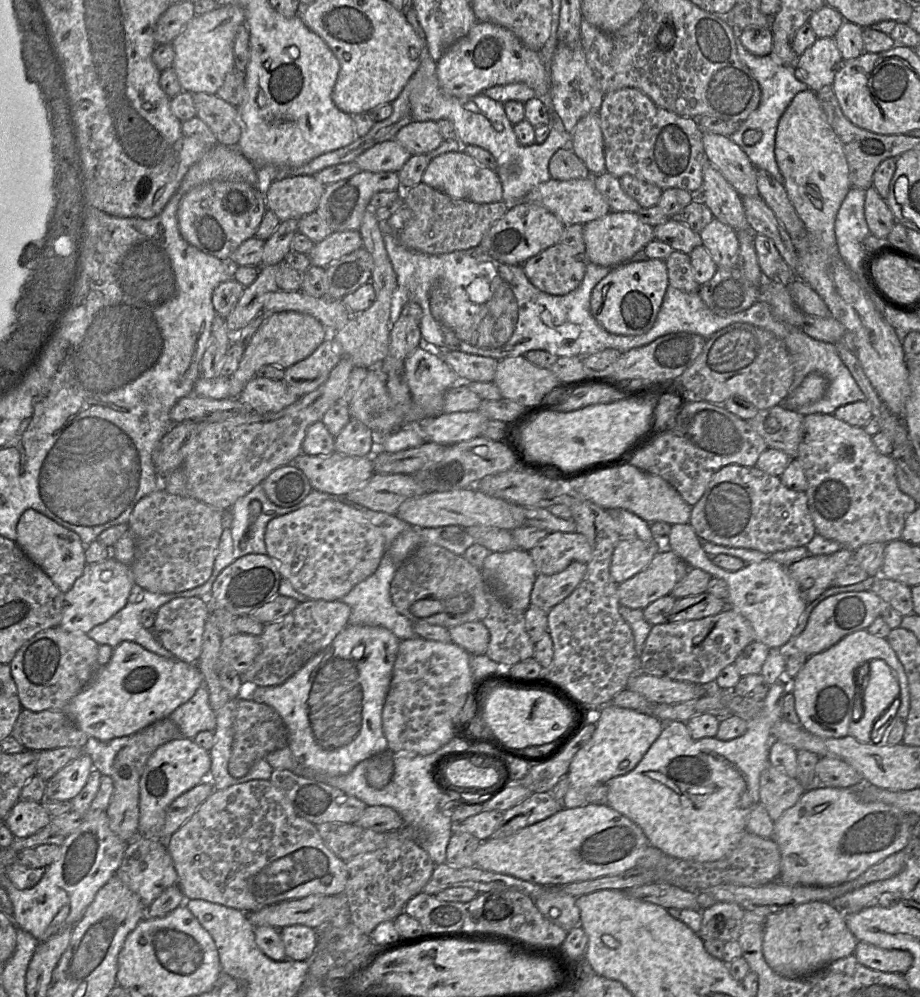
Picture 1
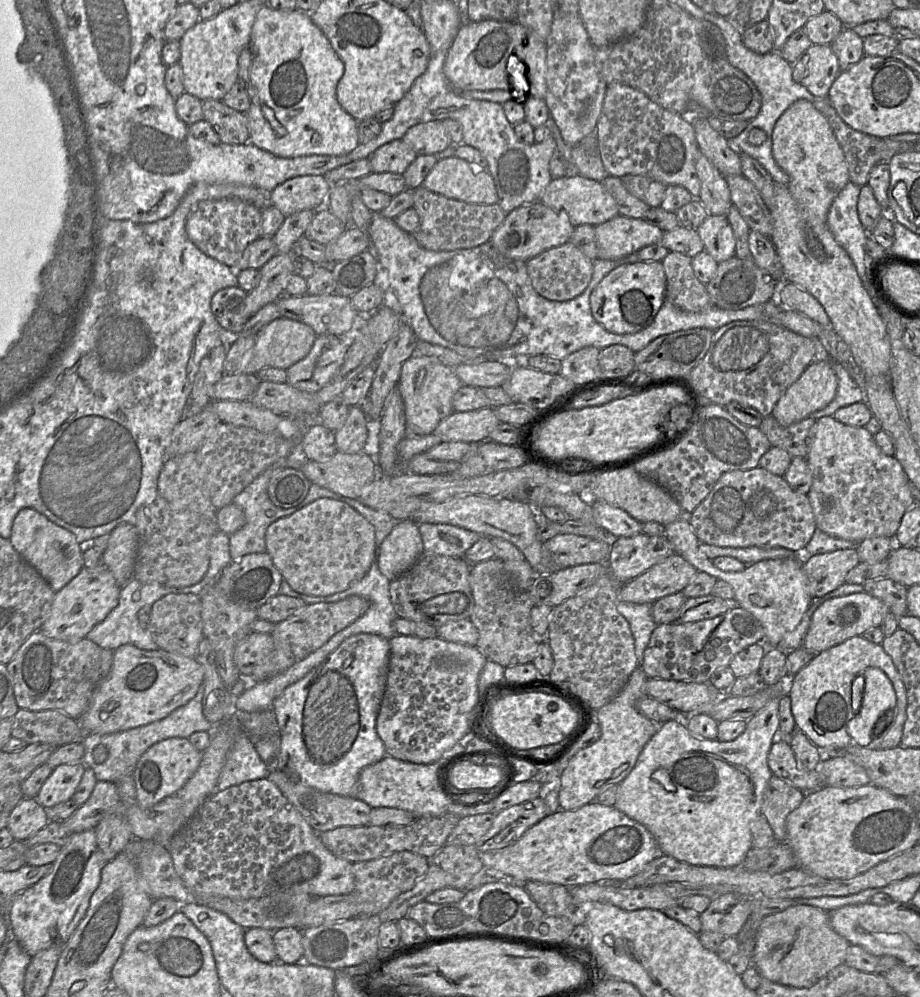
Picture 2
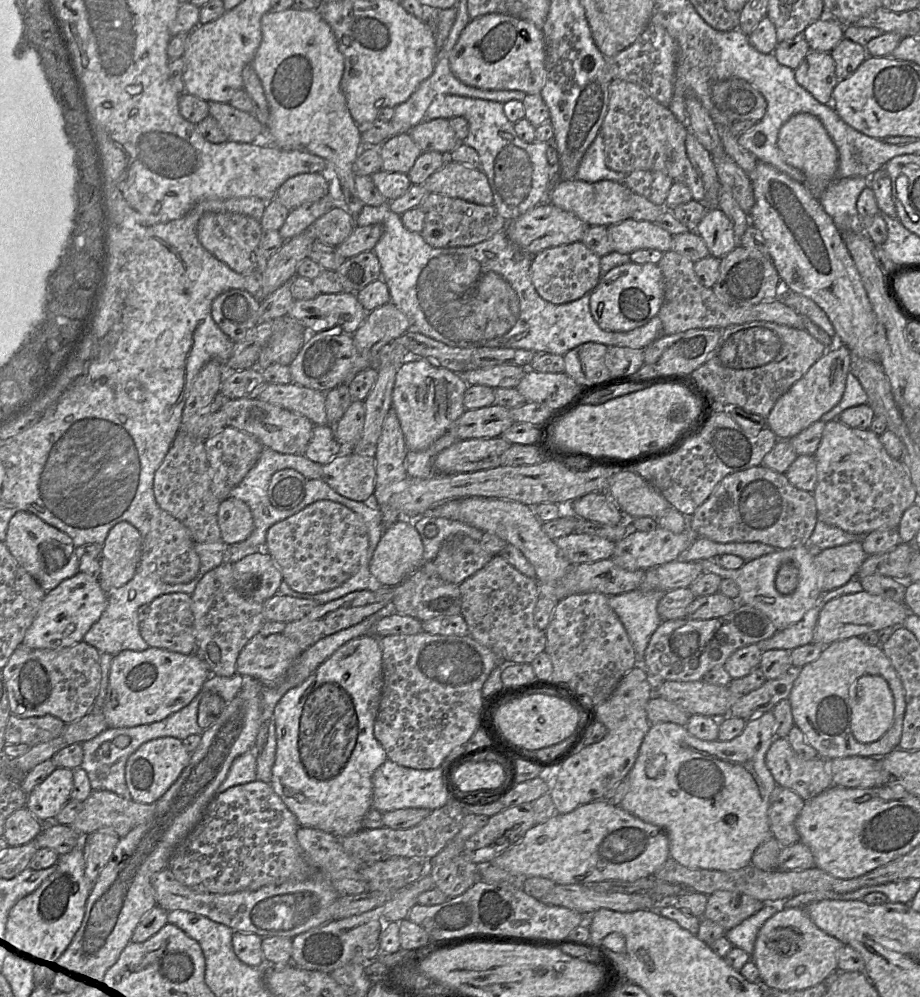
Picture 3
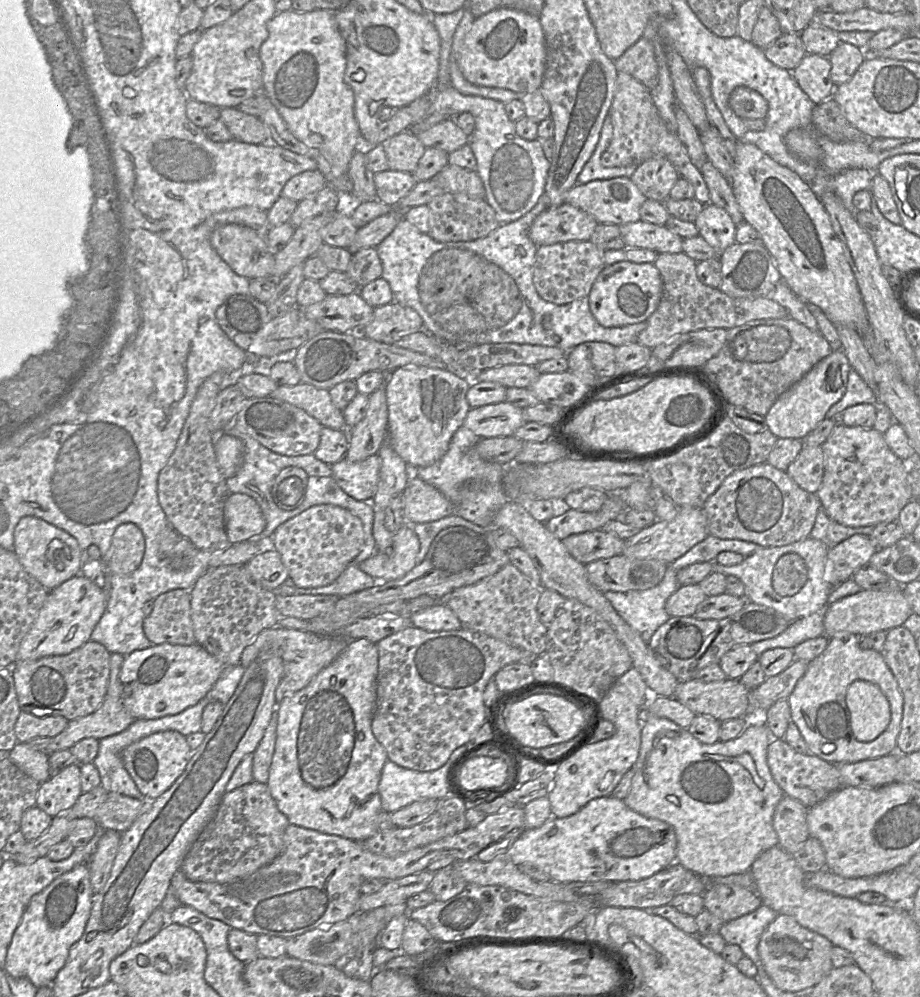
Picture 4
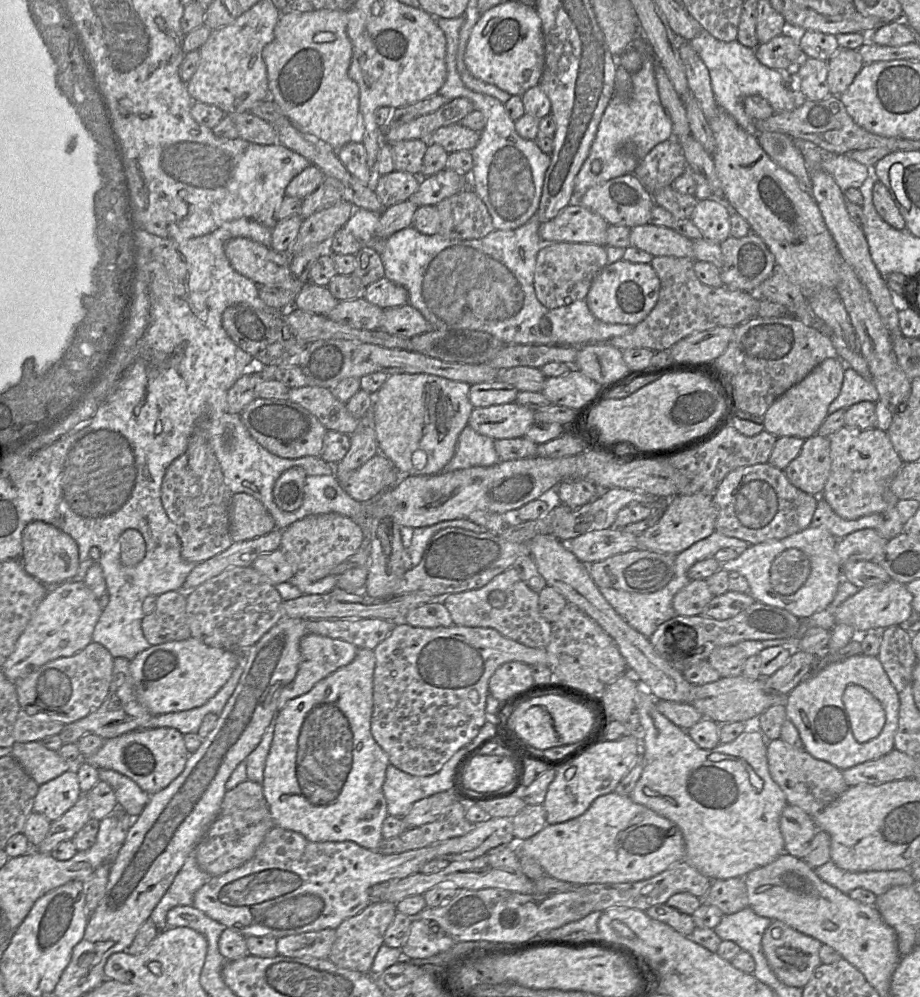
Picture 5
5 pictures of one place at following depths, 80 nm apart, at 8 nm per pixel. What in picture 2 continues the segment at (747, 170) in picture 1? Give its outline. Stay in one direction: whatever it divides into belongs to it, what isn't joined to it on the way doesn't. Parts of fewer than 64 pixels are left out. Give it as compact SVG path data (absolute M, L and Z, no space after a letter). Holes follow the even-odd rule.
M706 116L692 120L696 142L700 152L719 170L723 176L741 174L740 153L730 141L715 131Z

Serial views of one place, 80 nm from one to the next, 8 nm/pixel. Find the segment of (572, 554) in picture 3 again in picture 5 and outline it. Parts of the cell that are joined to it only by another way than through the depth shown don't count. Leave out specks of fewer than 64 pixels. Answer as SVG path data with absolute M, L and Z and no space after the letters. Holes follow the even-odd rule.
M616 527L588 532L564 543L586 565L639 547L638 535Z

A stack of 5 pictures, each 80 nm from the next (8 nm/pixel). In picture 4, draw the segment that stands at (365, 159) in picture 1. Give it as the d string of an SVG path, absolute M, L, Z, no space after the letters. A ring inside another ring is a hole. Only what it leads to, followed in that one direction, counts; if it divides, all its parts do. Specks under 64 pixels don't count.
M409 130L390 138L384 147L389 170L412 174L426 150L416 134Z

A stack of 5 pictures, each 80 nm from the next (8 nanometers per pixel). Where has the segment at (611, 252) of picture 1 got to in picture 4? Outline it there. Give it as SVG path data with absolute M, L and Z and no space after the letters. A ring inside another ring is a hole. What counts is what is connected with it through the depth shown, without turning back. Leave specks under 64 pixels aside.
M636 221L619 226L626 248L644 248L663 253L681 253L683 238L664 225Z

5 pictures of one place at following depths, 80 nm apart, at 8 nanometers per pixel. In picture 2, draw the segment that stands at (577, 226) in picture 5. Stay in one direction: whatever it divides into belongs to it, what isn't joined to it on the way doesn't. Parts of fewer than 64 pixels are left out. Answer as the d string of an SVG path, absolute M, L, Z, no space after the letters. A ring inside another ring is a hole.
M535 201L509 212L489 242L505 257L527 261L545 250L567 243L574 228L566 213Z

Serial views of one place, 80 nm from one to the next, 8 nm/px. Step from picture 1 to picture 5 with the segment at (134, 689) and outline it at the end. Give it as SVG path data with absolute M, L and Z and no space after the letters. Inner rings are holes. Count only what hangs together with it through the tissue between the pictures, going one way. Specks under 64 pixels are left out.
M193 637L151 646L130 661L130 673L134 681L136 698L153 716L200 707L224 686L234 669L242 662L242 657L232 651L208 646Z

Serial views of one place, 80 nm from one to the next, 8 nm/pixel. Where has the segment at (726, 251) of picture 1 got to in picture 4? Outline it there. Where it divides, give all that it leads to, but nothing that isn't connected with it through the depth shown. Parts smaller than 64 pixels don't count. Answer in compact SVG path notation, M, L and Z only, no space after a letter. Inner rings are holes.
M708 203L694 221L699 236L719 253L734 244L736 226L729 214L721 207Z

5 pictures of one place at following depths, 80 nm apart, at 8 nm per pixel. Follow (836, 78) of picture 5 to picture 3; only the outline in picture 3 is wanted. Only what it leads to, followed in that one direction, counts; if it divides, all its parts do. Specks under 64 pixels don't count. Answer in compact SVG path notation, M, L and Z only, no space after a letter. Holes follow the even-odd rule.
M843 38L830 54L835 62L838 82L849 78L869 56L865 47L846 38Z

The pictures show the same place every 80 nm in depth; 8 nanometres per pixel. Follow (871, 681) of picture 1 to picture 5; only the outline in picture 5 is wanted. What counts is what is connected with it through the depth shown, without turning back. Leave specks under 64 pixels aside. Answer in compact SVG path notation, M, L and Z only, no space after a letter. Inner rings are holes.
M849 684L844 690L842 700L857 741L867 742L881 733L886 722L886 712L880 701L867 689Z

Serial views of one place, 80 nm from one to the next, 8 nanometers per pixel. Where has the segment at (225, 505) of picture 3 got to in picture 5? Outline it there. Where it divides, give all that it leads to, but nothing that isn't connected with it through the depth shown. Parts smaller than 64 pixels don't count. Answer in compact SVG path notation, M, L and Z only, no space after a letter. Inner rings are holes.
M246 493L232 495L230 535L233 542L257 538L275 528L274 518L258 499Z

